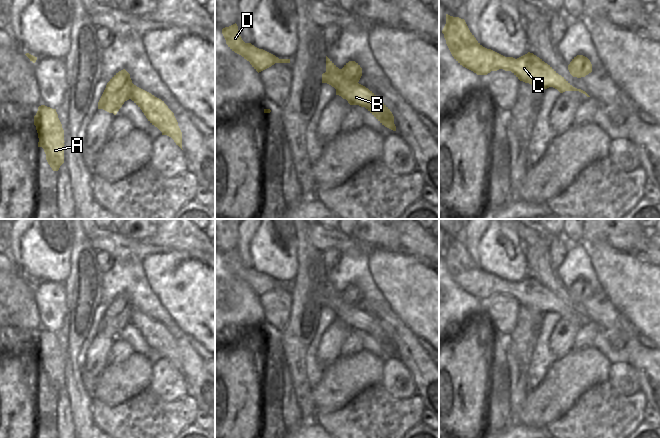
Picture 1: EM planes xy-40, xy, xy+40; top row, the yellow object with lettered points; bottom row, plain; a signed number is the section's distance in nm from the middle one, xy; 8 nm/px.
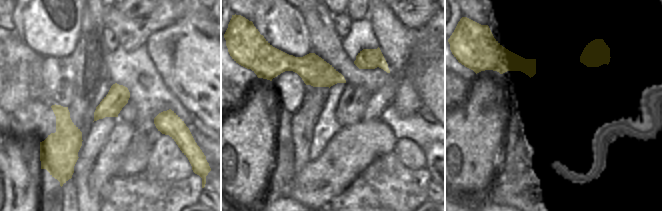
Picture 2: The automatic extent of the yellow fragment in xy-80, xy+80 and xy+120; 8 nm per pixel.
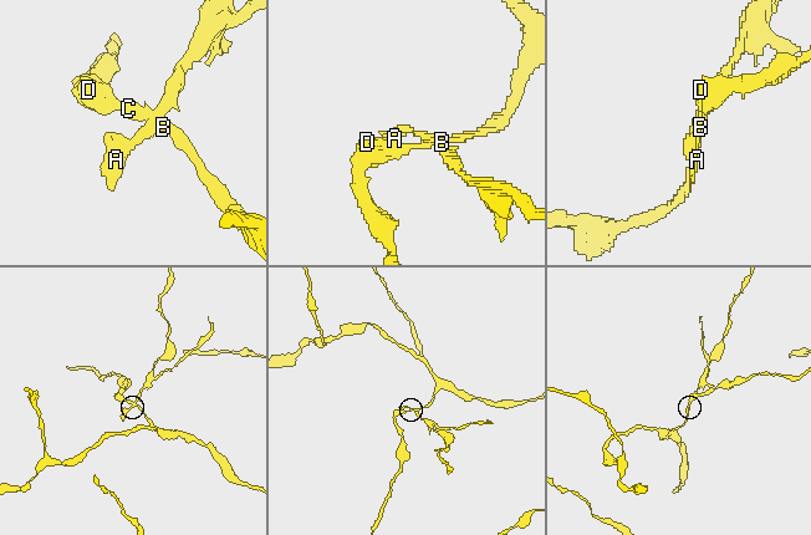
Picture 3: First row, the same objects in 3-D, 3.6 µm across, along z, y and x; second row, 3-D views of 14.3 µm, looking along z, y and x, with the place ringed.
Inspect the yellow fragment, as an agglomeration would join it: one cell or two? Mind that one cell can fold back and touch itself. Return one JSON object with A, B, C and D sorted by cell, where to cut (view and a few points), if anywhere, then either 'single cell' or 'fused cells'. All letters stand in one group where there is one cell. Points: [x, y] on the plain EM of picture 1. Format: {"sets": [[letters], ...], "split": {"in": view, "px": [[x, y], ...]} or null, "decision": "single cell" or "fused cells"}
{"sets": [["A"], ["B", "C", "D"]], "split": {"in": "xy", "px": [[341, 293], [341, 298], [349, 306], [357, 307]]}, "decision": "fused cells"}

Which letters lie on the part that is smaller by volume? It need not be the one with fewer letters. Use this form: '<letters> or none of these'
A

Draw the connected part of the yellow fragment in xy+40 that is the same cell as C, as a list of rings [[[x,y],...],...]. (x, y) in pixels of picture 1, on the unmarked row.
[[[446,238],[446,248],[442,257],[454,283],[477,299],[487,299],[491,295],[503,293],[511,295],[520,305],[541,313],[553,311],[560,317],[579,315],[590,321],[585,315],[573,311],[533,277],[528,276],[515,283],[483,271],[470,256],[464,243]]]

